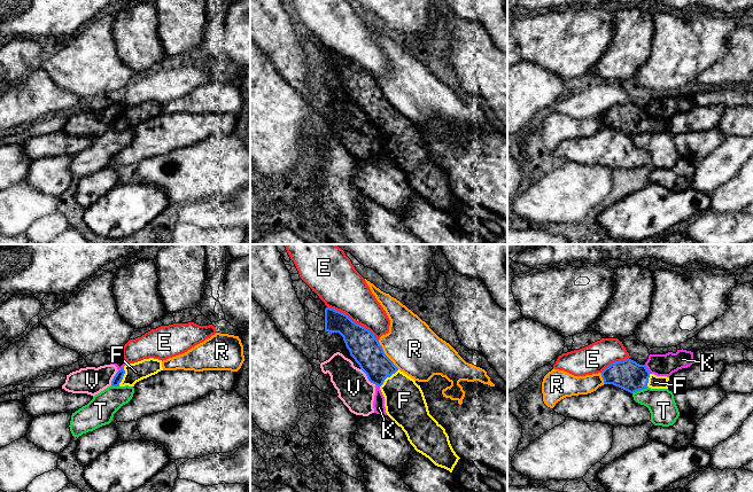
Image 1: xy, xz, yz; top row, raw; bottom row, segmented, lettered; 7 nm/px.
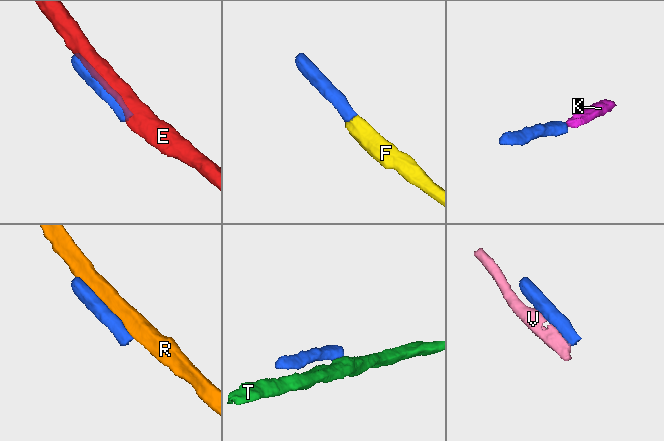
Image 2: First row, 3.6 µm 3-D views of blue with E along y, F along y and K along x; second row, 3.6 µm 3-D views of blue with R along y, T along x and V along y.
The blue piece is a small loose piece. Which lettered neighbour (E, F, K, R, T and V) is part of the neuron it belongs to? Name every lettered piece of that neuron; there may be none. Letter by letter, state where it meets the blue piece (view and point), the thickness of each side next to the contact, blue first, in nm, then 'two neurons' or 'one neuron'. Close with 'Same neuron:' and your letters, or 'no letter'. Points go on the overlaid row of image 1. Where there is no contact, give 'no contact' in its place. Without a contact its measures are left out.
E: xz (354, 321) | 220/320 nm | two neurons
F: xz (388, 376) | 220/280 nm | one neuron
K: yz (646, 369) | 200/160 nm | two neurons
R: xz (385, 354) | 220/360 nm | two neurons
T: yz (639, 389) | 200/190 nm | two neurons
V: xz (367, 377) | 220/240 nm | two neurons
Same neuron: F

